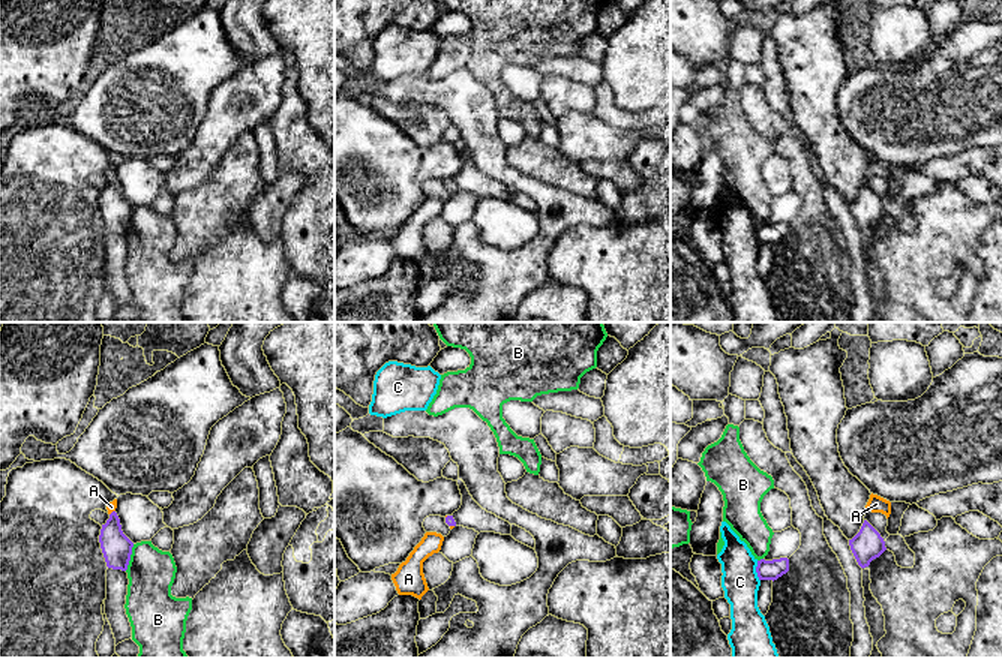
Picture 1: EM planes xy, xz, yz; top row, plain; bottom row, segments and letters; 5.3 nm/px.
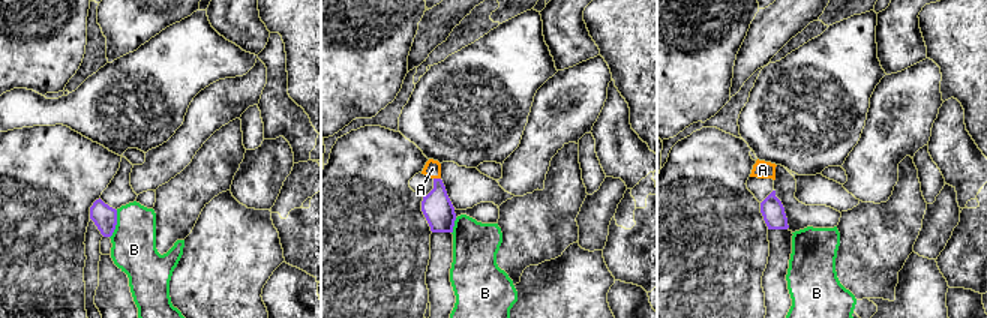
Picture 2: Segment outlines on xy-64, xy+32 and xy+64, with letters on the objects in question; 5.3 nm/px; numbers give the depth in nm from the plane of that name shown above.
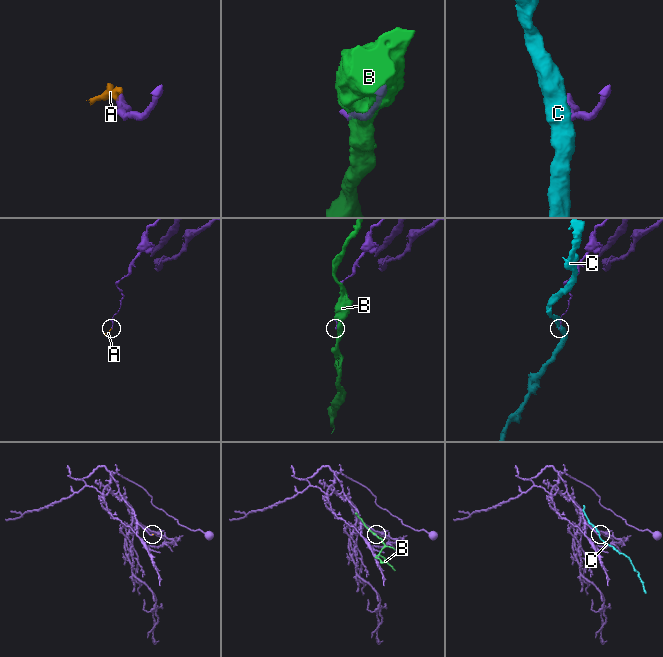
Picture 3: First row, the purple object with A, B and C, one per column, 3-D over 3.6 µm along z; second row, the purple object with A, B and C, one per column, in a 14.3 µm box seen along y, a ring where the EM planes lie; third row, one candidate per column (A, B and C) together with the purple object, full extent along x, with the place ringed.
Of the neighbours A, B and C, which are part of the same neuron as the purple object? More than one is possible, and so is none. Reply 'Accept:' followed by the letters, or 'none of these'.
Accept: A

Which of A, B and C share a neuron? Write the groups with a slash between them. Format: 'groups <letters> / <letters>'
groups A / B / C

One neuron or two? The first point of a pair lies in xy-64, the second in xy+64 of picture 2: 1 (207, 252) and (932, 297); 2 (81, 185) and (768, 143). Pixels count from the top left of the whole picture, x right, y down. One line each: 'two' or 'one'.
1: one
2: two

